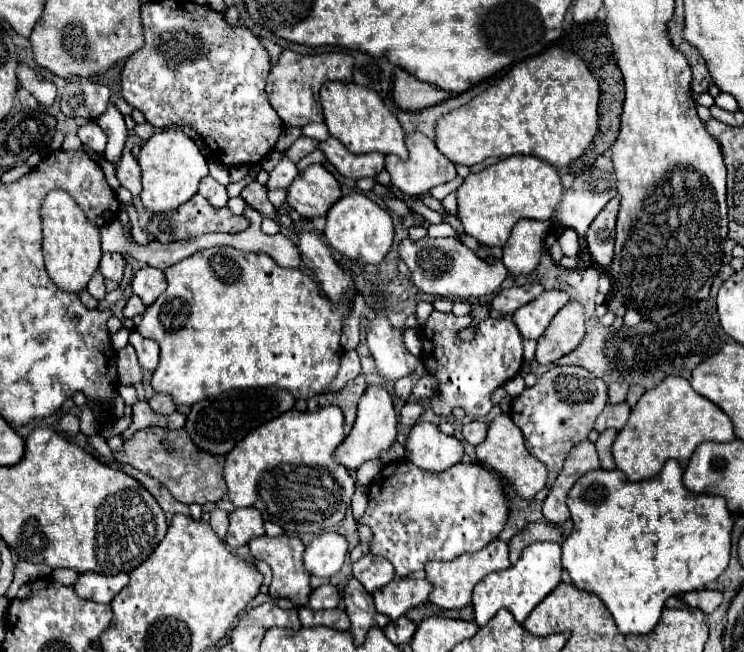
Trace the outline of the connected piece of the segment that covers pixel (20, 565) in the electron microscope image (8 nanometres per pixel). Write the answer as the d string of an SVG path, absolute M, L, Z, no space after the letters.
M19 560L15 564L14 568L14 579L12 584L10 584L10 590L6 592L6 598L14 598L18 588L24 584L24 582L30 582L39 578L44 578L52 572L50 566L39 563L34 564L25 560Z

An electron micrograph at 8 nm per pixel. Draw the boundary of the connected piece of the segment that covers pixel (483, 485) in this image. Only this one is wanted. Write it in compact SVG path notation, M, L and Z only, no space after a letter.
M408 460L382 466L368 486L368 506L356 524L366 524L374 534L374 552L386 558L398 576L422 570L430 560L452 560L464 552L478 552L496 540L510 514L510 500L502 476L480 464L456 464L440 474L426 472Z

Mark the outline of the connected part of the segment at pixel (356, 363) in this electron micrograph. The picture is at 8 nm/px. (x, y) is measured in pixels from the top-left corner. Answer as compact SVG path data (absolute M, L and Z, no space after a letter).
M348 350L348 352L342 354L340 370L338 370L334 382L326 388L326 392L320 392L320 394L328 394L328 392L342 390L342 386L346 386L346 382L350 382L358 374L360 374L360 356L356 354L356 350Z

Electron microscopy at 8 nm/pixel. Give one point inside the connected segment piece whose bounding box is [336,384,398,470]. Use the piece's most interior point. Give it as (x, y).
(374, 431)

